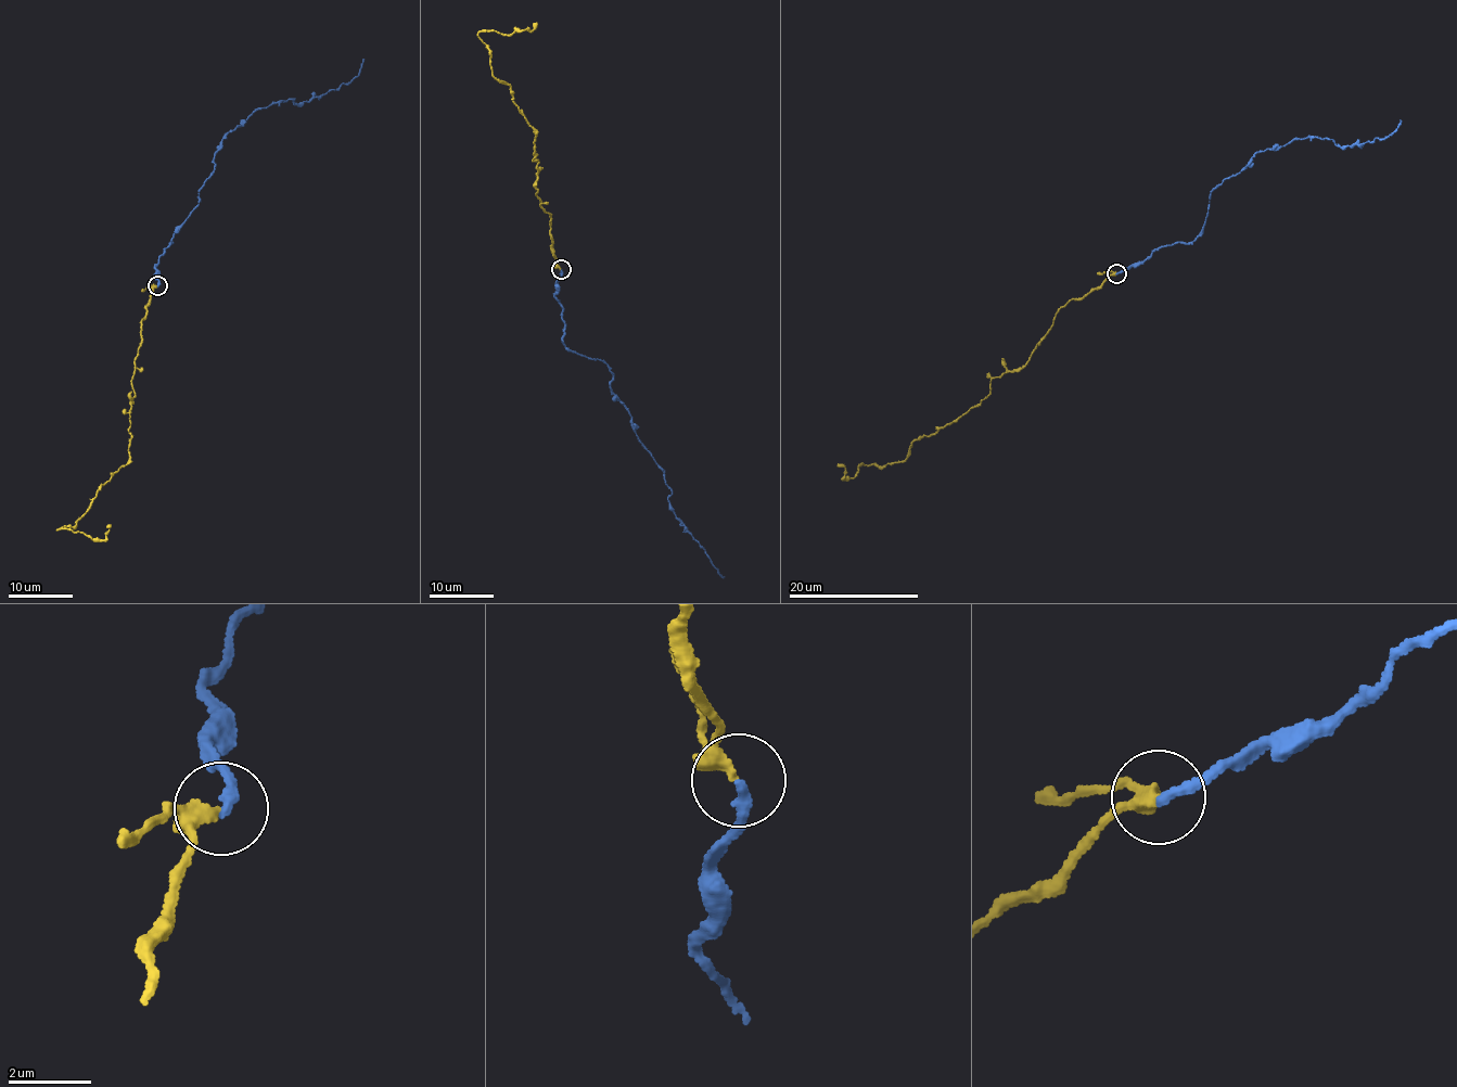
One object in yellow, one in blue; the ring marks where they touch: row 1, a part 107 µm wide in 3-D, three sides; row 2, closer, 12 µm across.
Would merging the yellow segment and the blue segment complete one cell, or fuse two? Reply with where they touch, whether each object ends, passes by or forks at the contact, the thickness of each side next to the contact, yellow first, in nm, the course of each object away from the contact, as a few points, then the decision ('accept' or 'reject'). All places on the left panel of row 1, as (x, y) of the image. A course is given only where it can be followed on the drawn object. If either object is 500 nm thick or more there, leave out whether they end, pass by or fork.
place (157, 285); yellow forks; blue ends; calibres 190 and 260 nm; course yellow (157, 285), (140, 322), (129, 460), (100, 486), (74, 526), (58, 529), (102, 540), (109, 525); course blue (157, 285), (155, 266), (199, 204), (199, 189), (222, 138), (258, 109), (309, 100), (353, 79), (362, 59); accept

